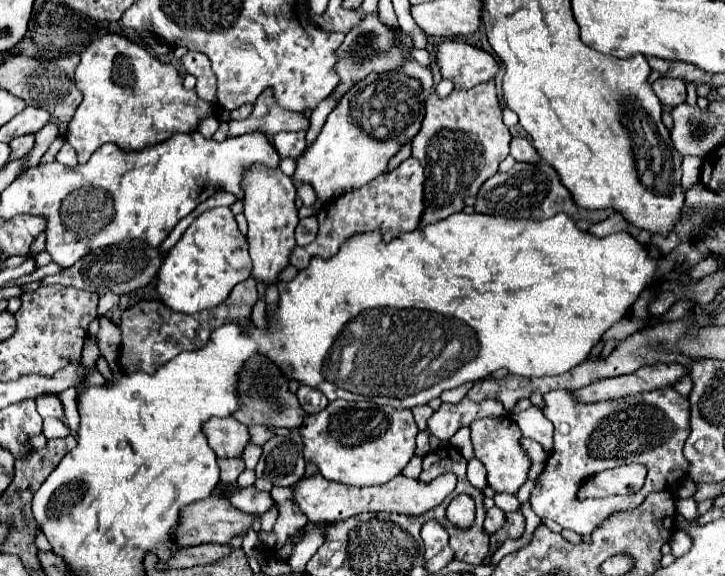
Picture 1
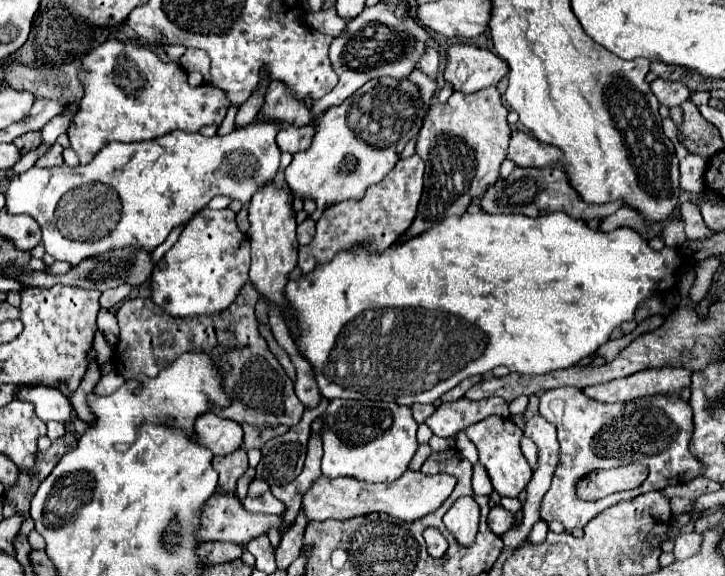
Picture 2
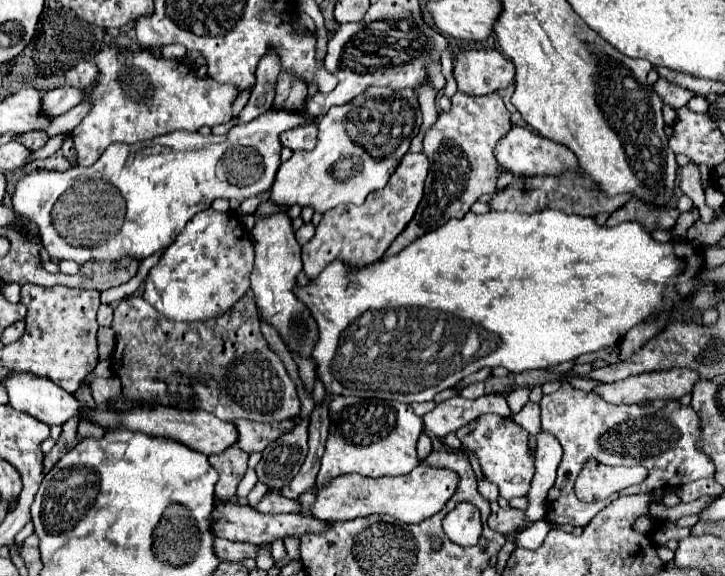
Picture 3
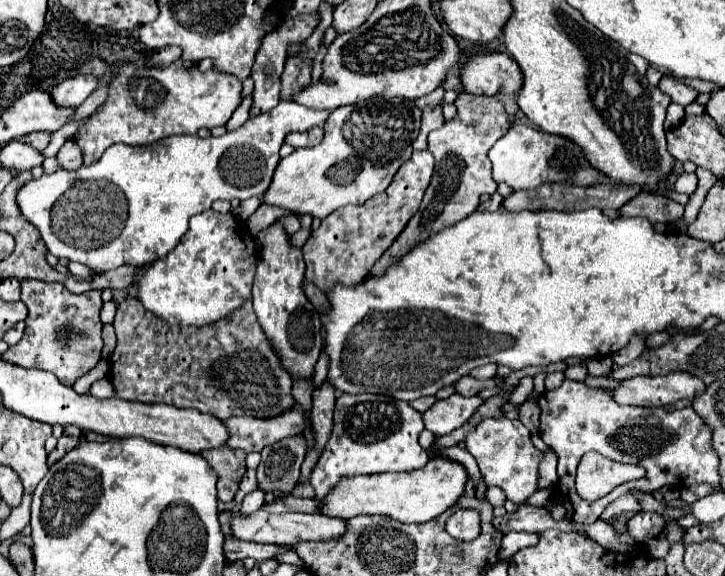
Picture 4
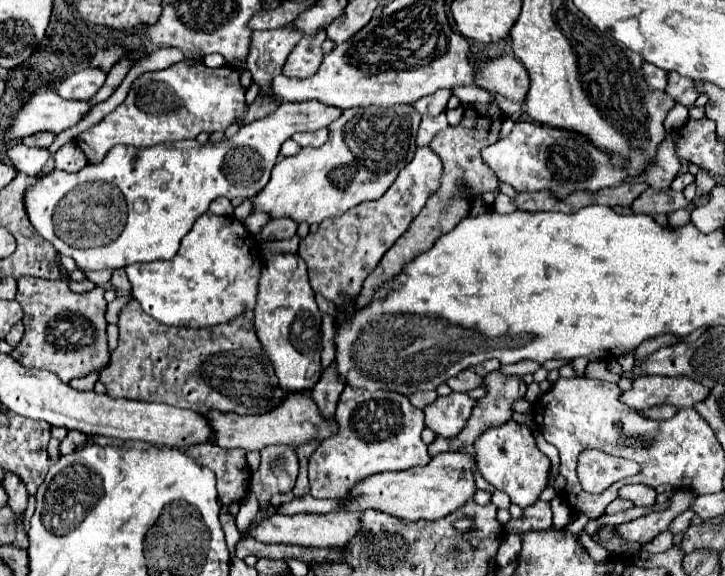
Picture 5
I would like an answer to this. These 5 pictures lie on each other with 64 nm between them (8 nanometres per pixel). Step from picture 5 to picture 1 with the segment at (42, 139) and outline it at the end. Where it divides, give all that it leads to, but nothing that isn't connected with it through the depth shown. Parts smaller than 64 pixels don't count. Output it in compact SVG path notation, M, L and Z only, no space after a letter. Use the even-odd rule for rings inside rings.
M32 134L20 136L20 138L12 140L12 142L10 142L10 162L12 162L12 160L18 160L20 156L24 156L24 154L32 148L32 144L34 144L34 136L32 136Z

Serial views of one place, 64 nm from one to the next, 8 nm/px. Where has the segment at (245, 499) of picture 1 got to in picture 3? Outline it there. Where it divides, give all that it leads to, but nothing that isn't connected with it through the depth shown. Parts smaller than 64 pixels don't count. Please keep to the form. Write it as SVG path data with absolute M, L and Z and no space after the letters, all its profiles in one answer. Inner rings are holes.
M268 492L256 506L252 506L258 512L270 512L270 514L280 514L280 512L298 512L300 504L294 500L288 500L276 492Z

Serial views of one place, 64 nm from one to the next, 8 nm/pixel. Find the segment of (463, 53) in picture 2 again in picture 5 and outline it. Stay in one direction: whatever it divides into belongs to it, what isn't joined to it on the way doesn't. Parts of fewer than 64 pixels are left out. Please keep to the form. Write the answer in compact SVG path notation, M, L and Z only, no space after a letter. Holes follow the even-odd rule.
M500 56L480 64L476 70L476 86L490 94L502 94L508 100L524 102L528 92L528 72L516 58Z

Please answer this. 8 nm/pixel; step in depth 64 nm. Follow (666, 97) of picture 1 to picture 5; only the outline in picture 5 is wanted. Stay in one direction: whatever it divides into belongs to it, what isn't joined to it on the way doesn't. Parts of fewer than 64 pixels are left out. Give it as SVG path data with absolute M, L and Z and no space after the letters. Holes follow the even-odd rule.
M668 72L668 84L666 84L666 94L670 98L674 98L678 104L684 106L692 106L696 102L696 98L700 96L700 92L696 90L694 82L676 74L676 72Z

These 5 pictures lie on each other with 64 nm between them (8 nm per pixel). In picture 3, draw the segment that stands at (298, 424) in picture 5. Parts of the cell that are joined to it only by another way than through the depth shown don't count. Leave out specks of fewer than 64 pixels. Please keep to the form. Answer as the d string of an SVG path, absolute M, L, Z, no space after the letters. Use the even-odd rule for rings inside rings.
M236 420L238 428L238 448L244 452L262 452L264 446L284 432L294 428L294 420L284 420L280 424L260 424L260 422L250 422L250 420Z

